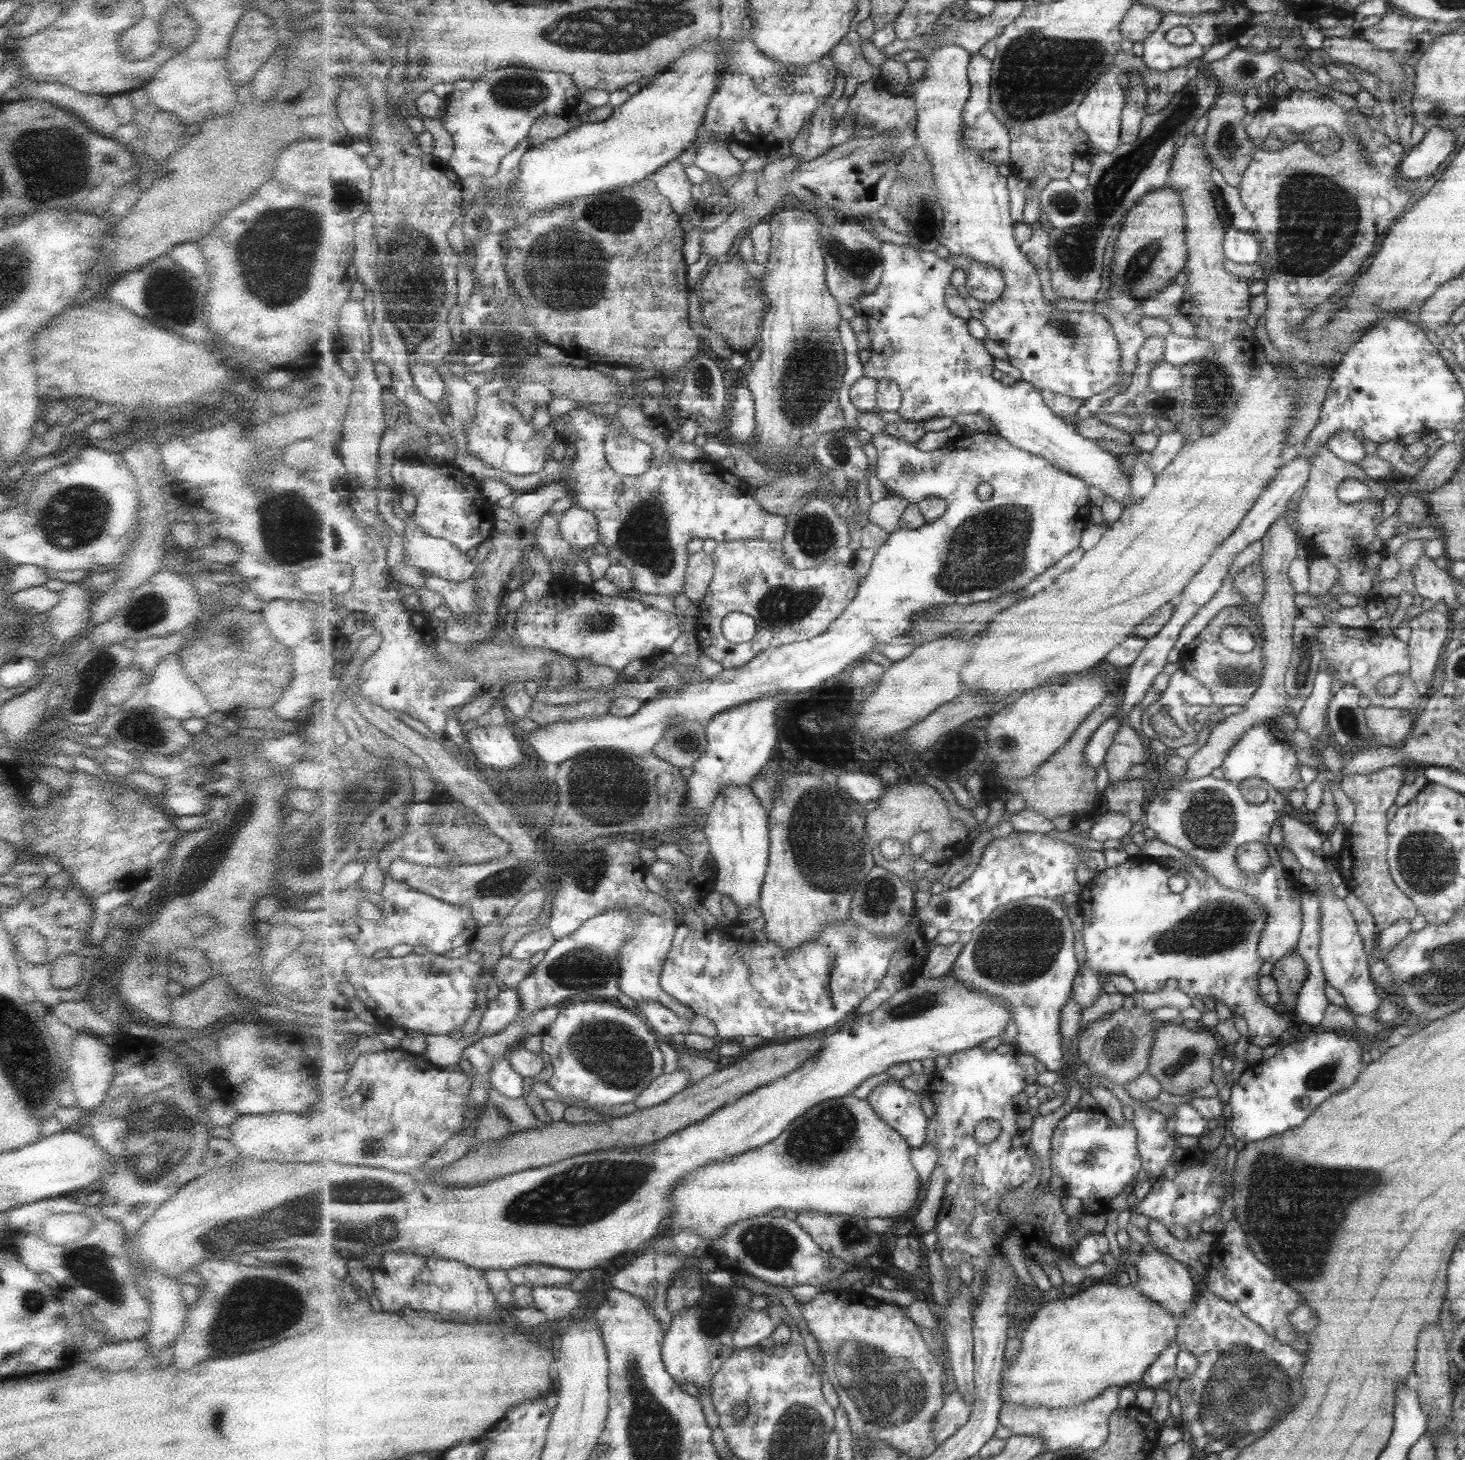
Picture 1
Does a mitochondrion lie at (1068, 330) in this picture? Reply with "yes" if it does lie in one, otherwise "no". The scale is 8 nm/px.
yes

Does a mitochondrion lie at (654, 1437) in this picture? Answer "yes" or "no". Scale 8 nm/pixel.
yes

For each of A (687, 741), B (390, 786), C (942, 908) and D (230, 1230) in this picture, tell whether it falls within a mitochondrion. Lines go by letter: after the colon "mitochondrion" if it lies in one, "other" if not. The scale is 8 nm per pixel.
A: mitochondrion
B: mitochondrion
C: mitochondrion
D: mitochondrion

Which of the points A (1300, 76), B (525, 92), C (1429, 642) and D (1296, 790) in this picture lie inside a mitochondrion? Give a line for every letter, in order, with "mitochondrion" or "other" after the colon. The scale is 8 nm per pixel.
A: other
B: mitochondrion
C: other
D: other

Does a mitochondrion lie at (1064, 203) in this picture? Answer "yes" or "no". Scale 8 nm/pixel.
yes

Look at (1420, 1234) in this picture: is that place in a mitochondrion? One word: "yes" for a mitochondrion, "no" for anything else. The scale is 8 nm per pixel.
no

